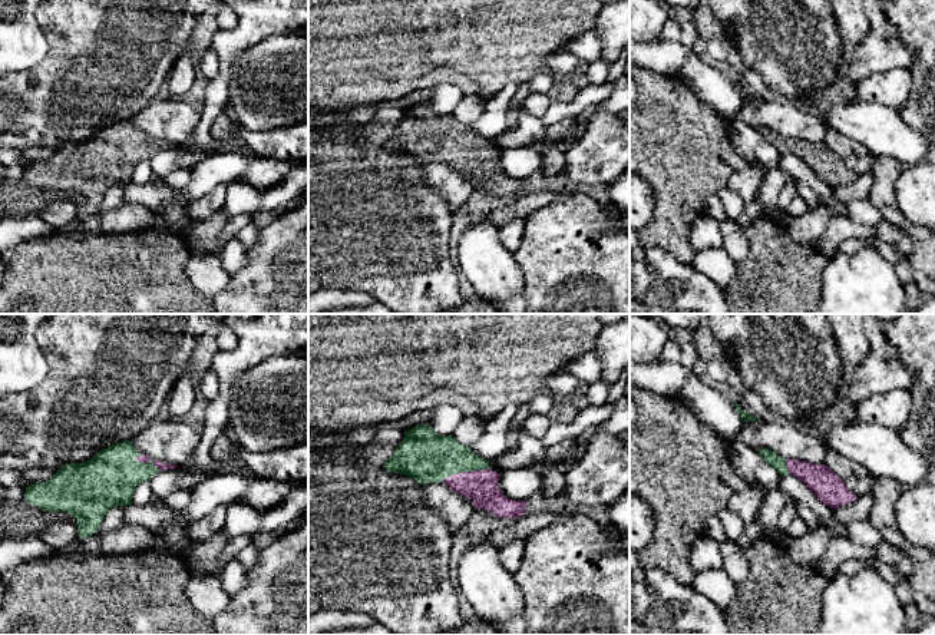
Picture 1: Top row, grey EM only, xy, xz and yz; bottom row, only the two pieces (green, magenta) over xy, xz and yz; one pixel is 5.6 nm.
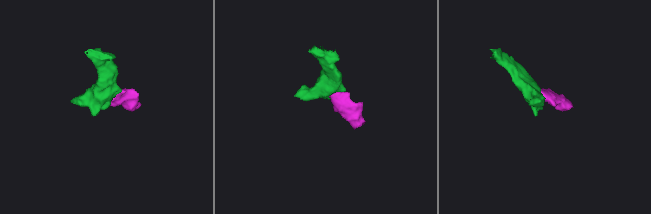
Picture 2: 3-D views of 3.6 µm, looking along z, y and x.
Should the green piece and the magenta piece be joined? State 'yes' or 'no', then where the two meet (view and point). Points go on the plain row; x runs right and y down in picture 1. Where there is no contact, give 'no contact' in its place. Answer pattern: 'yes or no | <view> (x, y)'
yes | xz (465, 149)

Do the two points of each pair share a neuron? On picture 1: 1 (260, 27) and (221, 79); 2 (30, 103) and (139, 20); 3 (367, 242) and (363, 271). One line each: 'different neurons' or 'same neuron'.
1: same neuron
2: same neuron
3: same neuron

